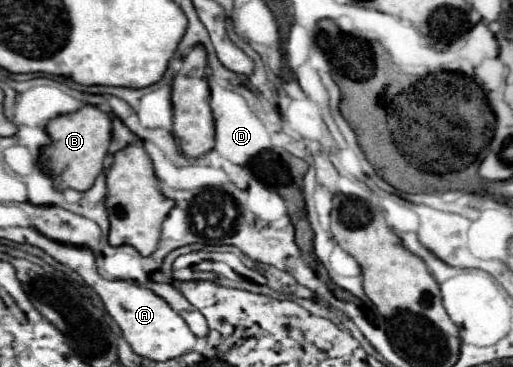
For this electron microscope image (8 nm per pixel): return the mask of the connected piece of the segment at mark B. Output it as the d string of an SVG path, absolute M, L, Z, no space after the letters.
M84 105L74 115L60 115L52 119L46 127L50 135L50 145L40 149L38 165L42 173L54 179L54 187L64 189L76 189L76 191L88 191L96 177L102 171L104 157L108 153L110 137L112 137L112 121L106 113L102 113L94 105Z

